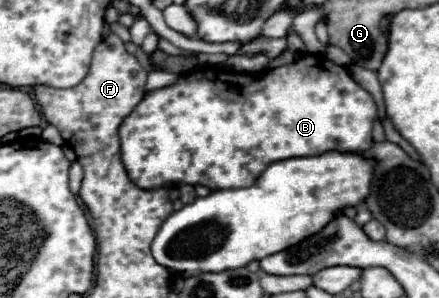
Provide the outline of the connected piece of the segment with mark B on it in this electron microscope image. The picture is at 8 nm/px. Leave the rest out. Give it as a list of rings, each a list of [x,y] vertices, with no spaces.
[[[306,54],[298,58],[292,64],[270,68],[262,72],[262,76],[252,76],[246,72],[226,72],[220,68],[198,68],[192,74],[182,74],[176,78],[174,84],[146,92],[140,104],[124,118],[124,122],[118,128],[120,134],[120,154],[122,154],[122,164],[130,176],[130,180],[142,188],[142,190],[154,190],[154,188],[170,188],[170,186],[206,186],[210,190],[222,190],[222,188],[242,188],[242,186],[252,186],[260,174],[266,170],[268,164],[294,158],[294,156],[316,156],[328,150],[342,150],[342,152],[358,152],[364,154],[366,150],[372,148],[372,124],[376,120],[376,104],[362,86],[354,82],[350,72],[344,66],[336,66],[322,54]]]

